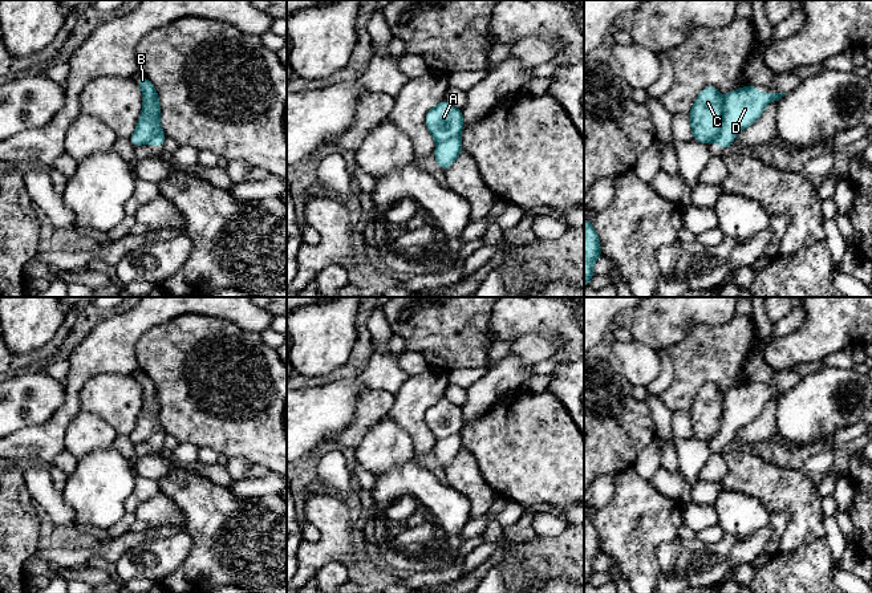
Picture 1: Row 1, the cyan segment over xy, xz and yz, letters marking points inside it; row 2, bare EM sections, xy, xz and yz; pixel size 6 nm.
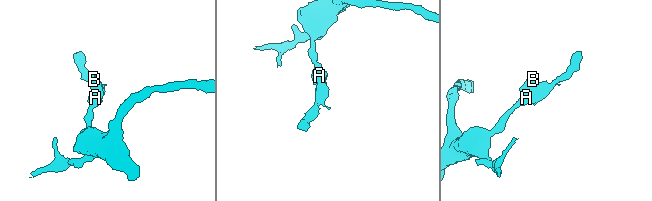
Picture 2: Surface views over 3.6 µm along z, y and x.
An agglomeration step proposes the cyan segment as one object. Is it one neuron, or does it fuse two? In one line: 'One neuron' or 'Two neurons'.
Two neurons

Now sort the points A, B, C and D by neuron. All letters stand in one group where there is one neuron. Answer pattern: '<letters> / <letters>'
A B C / D

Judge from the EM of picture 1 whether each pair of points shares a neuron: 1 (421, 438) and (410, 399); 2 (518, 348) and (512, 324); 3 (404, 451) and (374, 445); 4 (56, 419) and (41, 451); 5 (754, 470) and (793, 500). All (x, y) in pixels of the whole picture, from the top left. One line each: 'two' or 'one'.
1: one
2: two
3: one
4: one
5: one

